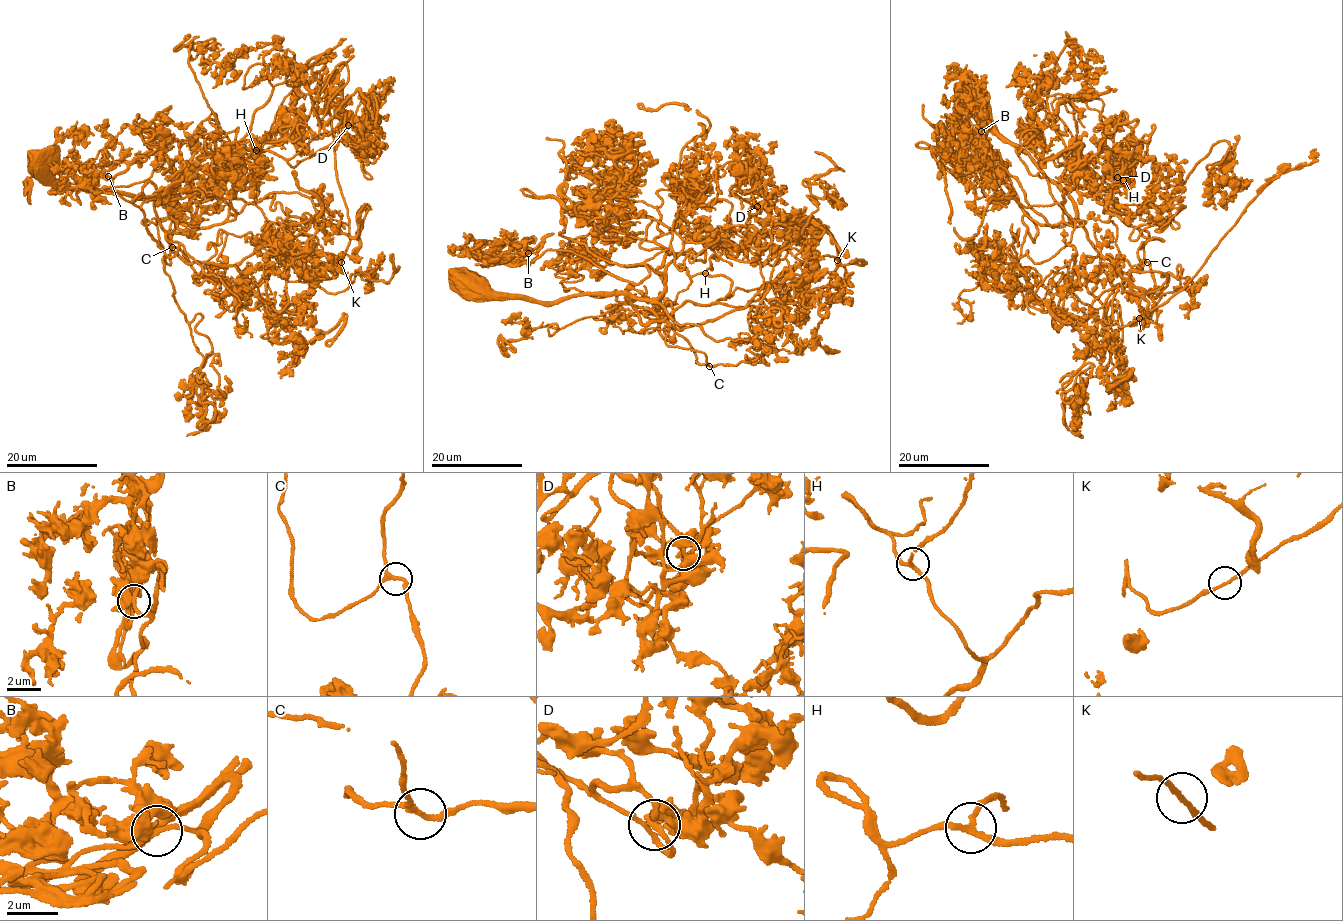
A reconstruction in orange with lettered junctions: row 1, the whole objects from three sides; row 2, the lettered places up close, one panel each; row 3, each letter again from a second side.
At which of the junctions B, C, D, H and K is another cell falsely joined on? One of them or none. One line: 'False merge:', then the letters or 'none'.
False merge: none

